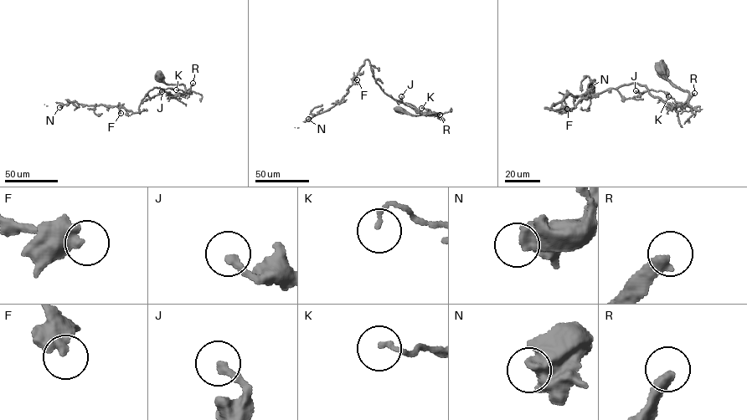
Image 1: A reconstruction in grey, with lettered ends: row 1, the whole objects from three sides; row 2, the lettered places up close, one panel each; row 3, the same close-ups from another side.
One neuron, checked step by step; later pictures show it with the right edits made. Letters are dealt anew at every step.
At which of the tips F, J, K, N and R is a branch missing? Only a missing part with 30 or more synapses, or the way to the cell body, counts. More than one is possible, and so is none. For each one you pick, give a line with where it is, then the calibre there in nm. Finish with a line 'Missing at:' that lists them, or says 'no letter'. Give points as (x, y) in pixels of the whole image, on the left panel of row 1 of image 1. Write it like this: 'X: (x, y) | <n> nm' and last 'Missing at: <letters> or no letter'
R: (193, 83) | 400 nm
Missing at: R

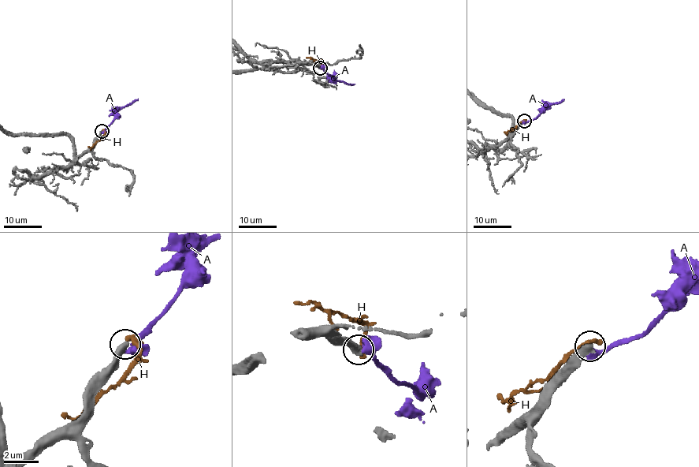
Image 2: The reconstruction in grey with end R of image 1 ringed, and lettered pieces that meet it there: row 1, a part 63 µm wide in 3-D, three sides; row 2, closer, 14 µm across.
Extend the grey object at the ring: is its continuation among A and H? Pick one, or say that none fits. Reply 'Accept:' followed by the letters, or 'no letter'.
Accept: no letter

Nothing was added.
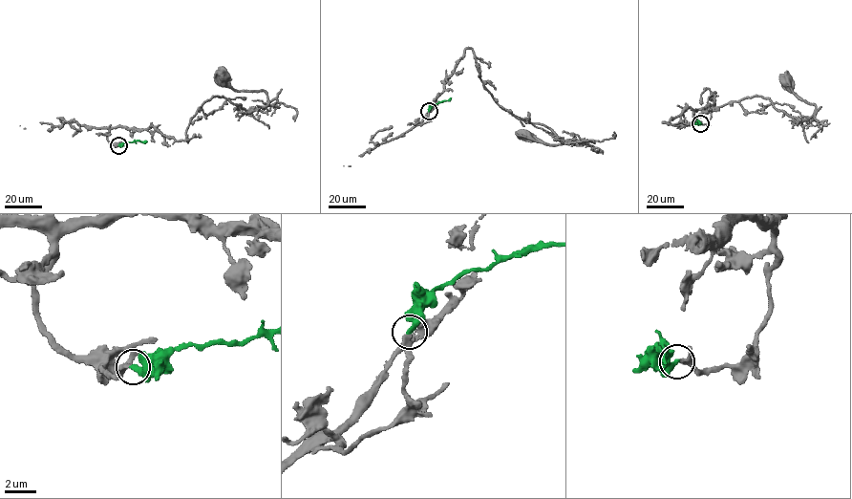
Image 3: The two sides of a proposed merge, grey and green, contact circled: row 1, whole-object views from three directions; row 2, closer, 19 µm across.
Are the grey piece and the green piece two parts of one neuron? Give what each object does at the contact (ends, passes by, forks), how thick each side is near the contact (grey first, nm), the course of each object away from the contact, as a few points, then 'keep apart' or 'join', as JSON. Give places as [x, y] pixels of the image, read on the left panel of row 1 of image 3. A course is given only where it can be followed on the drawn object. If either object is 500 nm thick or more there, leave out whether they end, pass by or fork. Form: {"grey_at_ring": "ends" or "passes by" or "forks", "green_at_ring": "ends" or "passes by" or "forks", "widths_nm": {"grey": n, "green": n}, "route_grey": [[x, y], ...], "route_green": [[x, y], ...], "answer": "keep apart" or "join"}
{"grey_at_ring": "passes by", "green_at_ring": "ends", "widths_nm": {"grey": 280, "green": 400}, "route_grey": [[118, 145], [107, 134], [119, 126], [189, 141], [214, 97], [264, 107], [264, 92], [222, 75]], "route_green": [[118, 145], [147, 141]], "answer": "join"}

